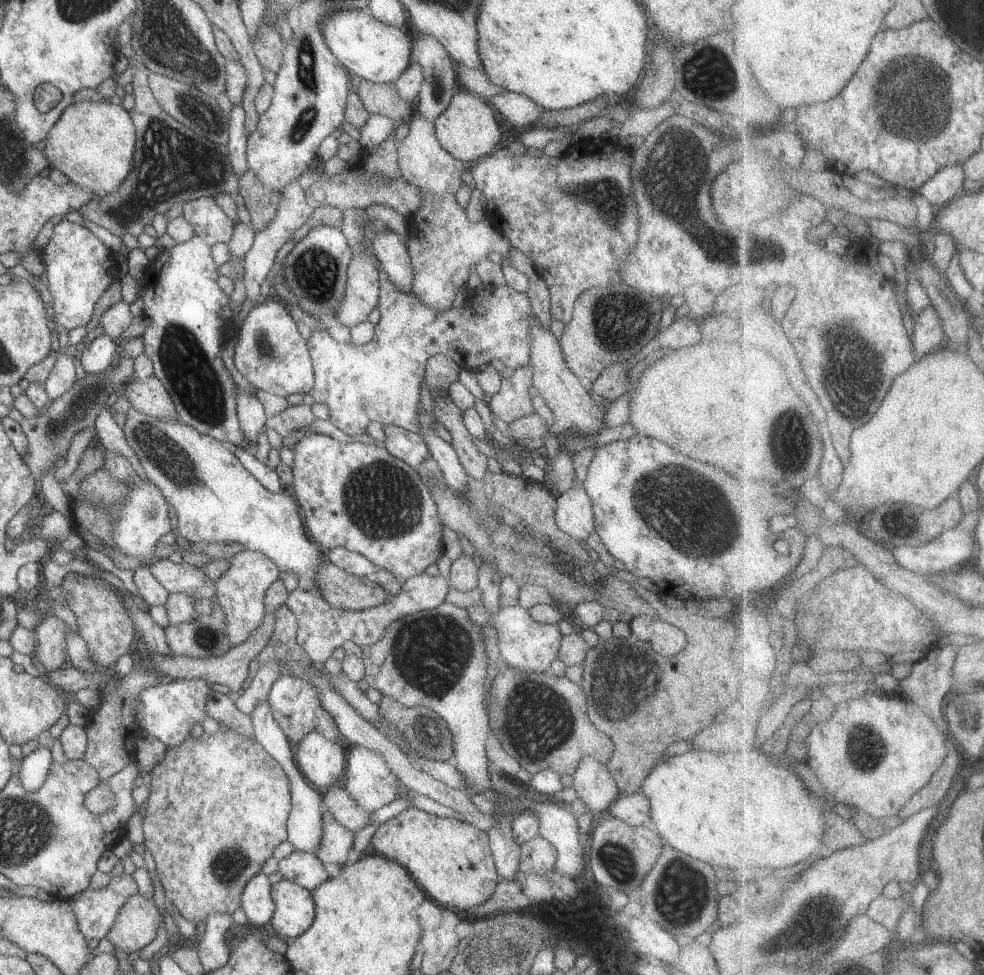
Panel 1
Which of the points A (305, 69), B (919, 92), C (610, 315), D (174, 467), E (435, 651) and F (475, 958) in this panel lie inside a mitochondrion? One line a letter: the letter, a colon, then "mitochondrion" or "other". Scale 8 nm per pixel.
A: mitochondrion
B: mitochondrion
C: mitochondrion
D: mitochondrion
E: mitochondrion
F: mitochondrion

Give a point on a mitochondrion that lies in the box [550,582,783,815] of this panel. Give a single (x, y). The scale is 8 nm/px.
(620, 687)

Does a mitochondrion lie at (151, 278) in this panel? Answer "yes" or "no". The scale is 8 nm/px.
no

